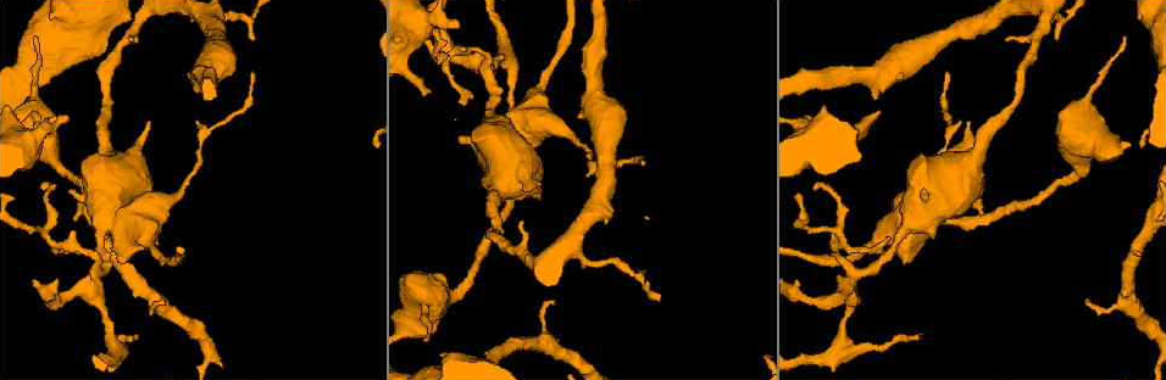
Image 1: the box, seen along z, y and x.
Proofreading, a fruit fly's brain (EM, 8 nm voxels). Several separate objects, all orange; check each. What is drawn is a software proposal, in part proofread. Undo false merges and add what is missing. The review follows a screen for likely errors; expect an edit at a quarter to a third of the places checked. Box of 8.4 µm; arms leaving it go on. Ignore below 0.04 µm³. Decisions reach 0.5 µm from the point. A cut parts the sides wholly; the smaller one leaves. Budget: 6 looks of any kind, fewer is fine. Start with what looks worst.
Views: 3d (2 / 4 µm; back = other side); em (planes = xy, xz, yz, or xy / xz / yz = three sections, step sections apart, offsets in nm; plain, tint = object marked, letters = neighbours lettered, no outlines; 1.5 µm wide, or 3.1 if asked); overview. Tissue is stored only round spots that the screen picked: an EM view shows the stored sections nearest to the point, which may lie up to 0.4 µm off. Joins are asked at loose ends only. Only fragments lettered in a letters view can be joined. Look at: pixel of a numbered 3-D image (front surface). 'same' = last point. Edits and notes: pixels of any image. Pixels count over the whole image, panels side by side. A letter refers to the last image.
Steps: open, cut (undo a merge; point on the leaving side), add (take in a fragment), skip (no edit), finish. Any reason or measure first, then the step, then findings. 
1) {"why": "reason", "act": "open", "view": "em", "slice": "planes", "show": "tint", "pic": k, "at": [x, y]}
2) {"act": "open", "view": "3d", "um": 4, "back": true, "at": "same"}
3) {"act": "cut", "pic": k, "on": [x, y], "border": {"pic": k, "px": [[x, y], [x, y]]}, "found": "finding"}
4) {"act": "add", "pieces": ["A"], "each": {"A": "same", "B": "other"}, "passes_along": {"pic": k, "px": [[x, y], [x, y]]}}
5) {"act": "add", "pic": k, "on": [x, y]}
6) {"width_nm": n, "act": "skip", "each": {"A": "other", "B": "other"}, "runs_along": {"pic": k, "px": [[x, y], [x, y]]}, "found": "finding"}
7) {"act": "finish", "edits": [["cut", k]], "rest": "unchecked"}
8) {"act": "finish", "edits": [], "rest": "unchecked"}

{"why": "an open end", "act": "open", "view": "em", "slice": "planes", "show": "letters", "pic": 1, "at": [426, 95]}

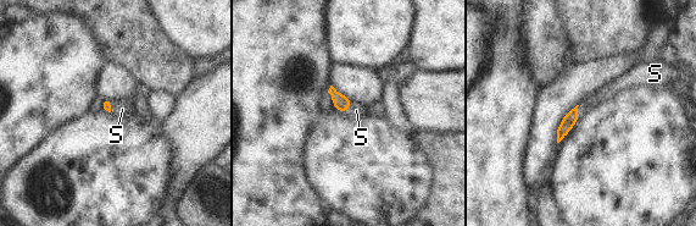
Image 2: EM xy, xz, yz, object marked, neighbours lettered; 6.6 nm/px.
{"act": "add", "pieces": ["S"], "each": {"S": "same"}, "found": "it goes on there"}

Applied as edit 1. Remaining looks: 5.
{"why": "tapers out", "act": "open", "view": "3d", "um": 2, "pic": 1, "at": [129, 38]}

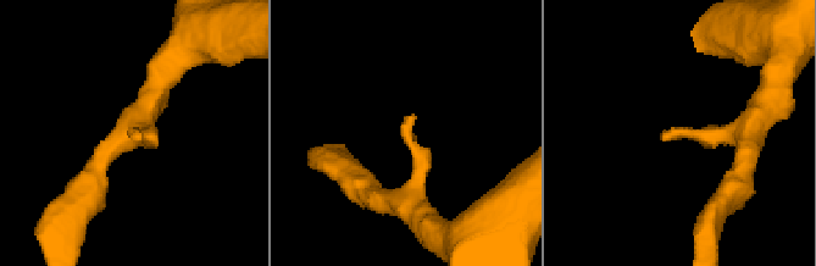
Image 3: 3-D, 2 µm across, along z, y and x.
{"why": "shape alone is not enough", "act": "open", "view": "em", "slice": "planes", "show": "letters", "pic": 3, "at": [142, 133]}

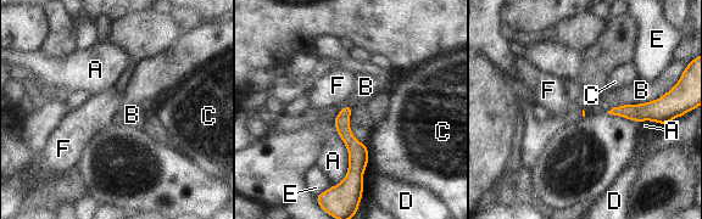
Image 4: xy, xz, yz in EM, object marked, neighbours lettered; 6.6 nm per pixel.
{"act": "skip", "each": {"A": "other", "B": "other", "C": "other", "D": "other", "E": "other", "F": "other"}, "border": {"pic": 4, "px": [[668, 90], [606, 112]]}, "found": "no lettered fragment goes on from it"}

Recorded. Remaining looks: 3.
{"act": "finish", "edits": [["add", 2]], "rest": "unchecked"}

